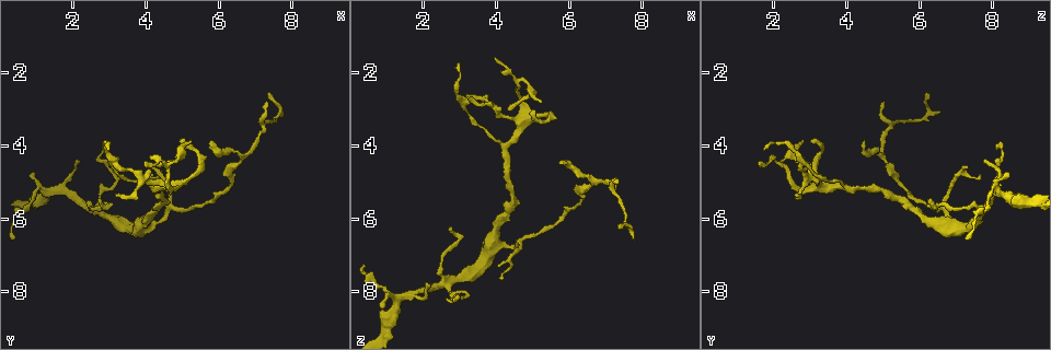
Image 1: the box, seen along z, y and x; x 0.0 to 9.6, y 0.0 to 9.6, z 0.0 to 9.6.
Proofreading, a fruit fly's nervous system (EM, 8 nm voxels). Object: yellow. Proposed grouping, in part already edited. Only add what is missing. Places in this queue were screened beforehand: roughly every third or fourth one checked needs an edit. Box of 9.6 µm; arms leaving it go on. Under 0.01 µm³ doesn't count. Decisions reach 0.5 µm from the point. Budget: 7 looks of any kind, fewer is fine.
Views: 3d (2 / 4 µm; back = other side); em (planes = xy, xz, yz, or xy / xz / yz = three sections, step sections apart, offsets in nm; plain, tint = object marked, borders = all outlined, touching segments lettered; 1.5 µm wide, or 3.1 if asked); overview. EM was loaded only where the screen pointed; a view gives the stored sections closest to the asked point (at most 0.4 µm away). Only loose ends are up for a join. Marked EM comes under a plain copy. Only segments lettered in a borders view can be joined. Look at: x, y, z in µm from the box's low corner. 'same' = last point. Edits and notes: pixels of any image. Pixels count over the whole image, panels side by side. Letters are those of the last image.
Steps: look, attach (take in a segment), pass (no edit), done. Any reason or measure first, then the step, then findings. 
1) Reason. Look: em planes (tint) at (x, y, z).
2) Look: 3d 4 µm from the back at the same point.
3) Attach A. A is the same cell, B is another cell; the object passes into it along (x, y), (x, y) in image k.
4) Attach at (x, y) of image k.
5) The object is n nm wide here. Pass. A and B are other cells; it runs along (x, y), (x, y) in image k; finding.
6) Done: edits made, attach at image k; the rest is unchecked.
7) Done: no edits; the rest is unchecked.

Branch stops here. Look: em planes (tint) at (2.95, 4.05, 8.15).

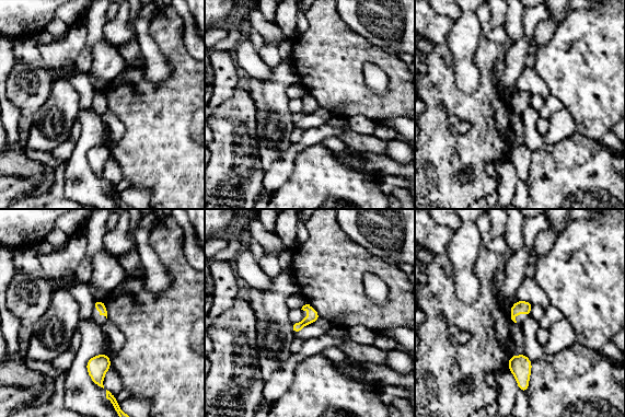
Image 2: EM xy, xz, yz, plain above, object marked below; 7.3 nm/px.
Look: em planes (borders) at the same point.

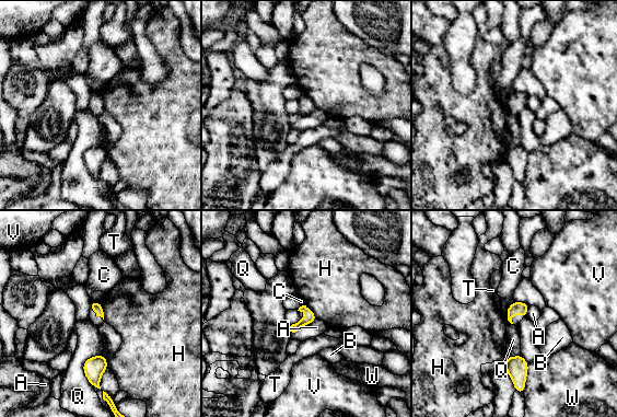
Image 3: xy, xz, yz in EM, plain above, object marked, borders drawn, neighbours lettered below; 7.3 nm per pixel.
Pass. A, B, C, H, Q, T, V and W are other cells; a border runs along (99, 302), (104, 319) in image 3; no lettered segment goes on from it.

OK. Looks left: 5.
Tapers out. Look: 3d 2 µm at (7.40, 2.75, 4.95).

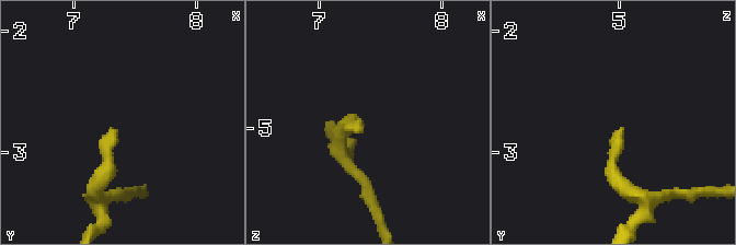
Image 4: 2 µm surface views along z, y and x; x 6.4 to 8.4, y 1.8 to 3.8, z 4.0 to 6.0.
Shape alone is not enough. Look: em planes (borders) at (7.38, 2.82, 5.00).

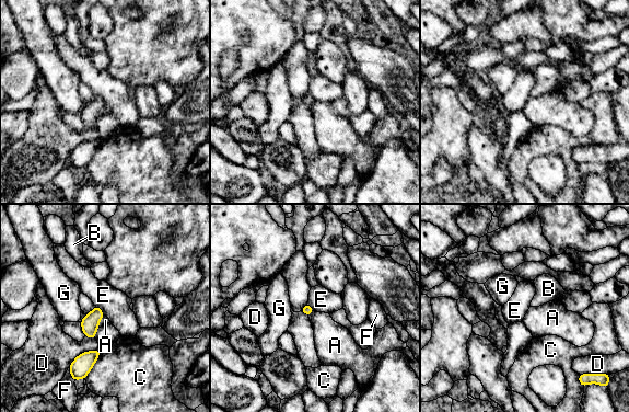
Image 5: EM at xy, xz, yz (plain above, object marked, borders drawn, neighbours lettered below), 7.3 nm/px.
Pass. A, B, C, D, E, F and G are other cells; no lettered segment goes on from it.

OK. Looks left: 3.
Free end. Look: em planes (borders) at (5.75, 3.90, 4.40).

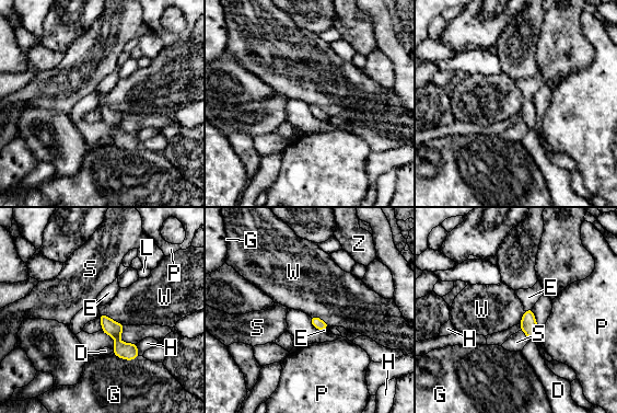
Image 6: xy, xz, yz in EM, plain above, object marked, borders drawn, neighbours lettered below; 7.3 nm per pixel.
Attach E. E is the same cell, D, G, H, L, P, S, W and Z are other cells; the neuron continues.

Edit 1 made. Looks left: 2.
Done: edits made, attach at image 6; the rest is unchecked.

